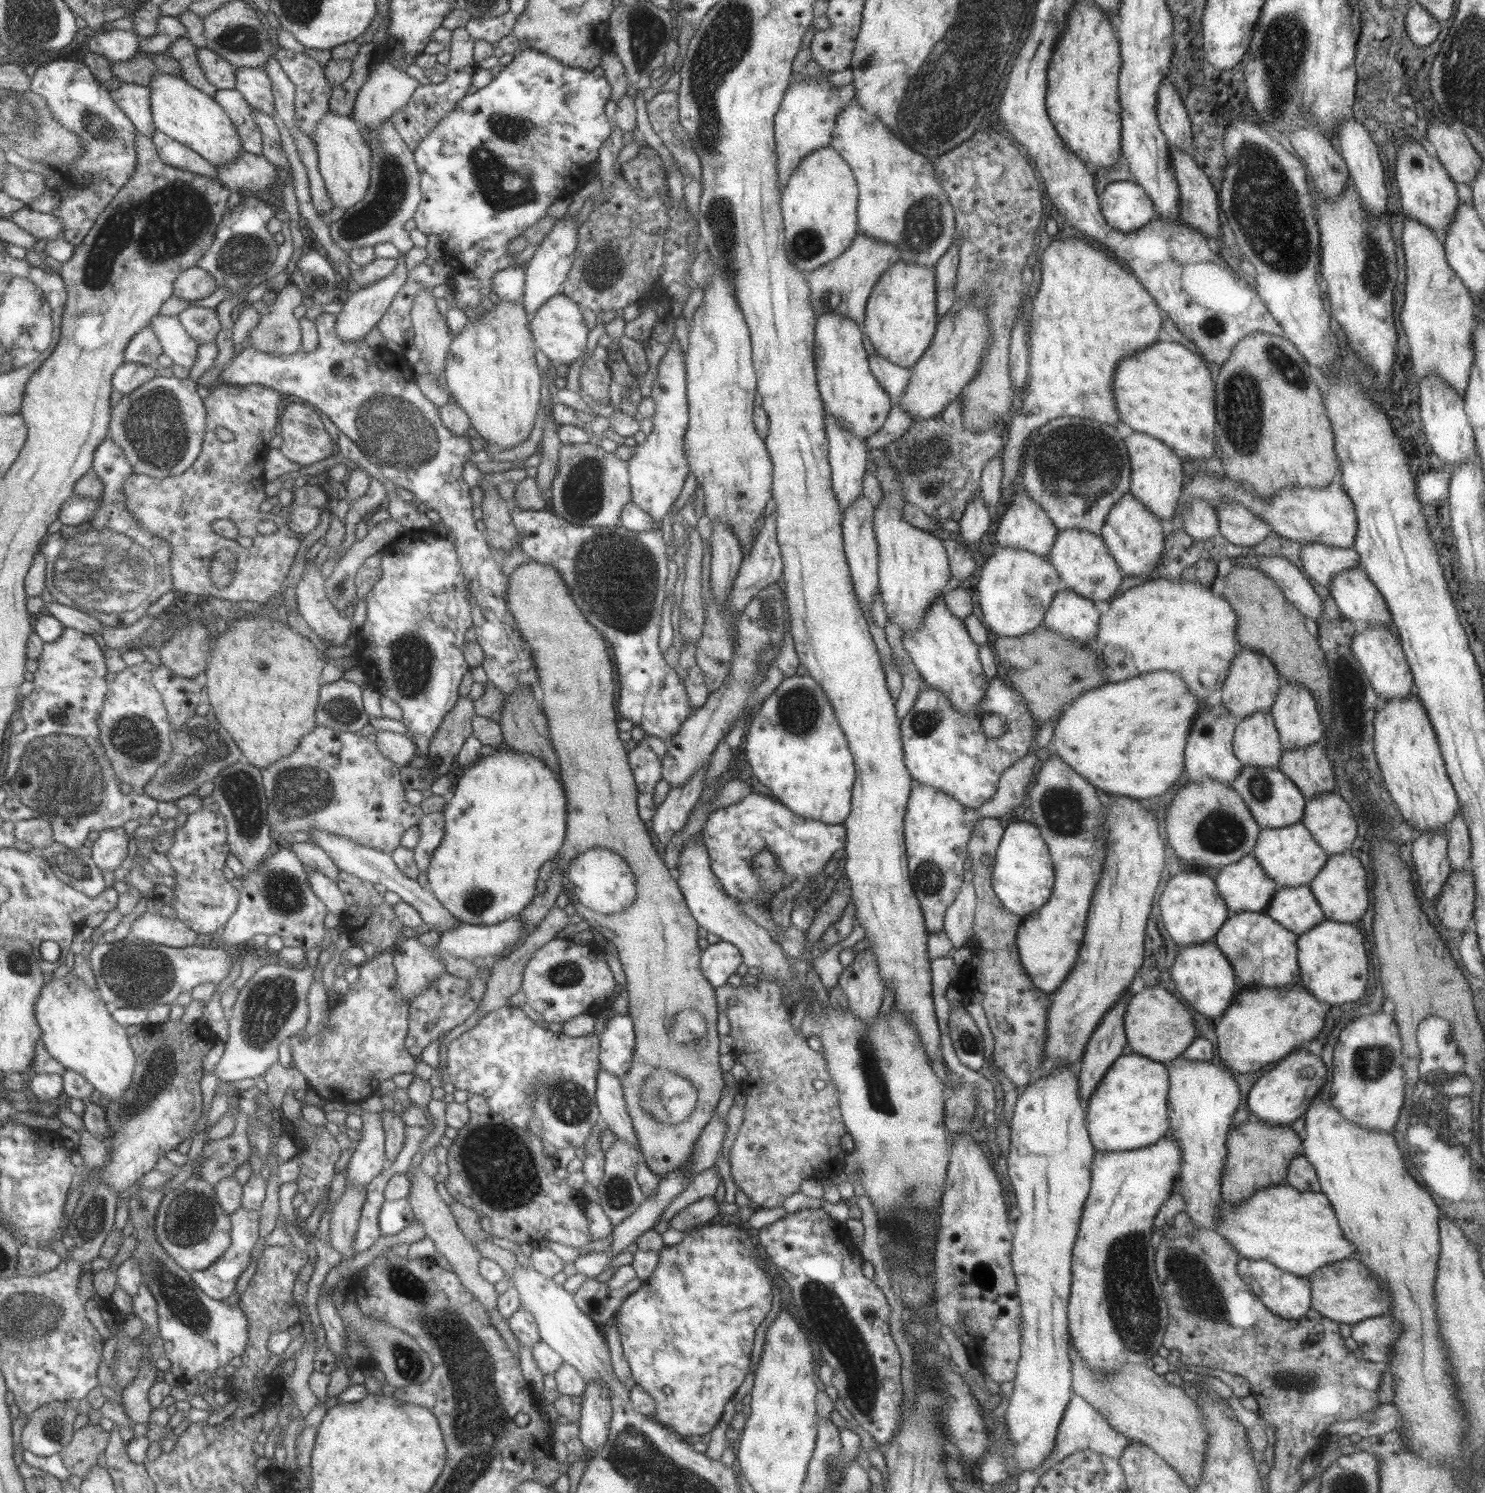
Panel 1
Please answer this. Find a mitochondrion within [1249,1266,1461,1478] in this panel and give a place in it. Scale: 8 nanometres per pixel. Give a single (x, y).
(1298, 1381)

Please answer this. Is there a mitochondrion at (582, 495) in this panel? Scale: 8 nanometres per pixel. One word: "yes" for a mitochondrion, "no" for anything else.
yes

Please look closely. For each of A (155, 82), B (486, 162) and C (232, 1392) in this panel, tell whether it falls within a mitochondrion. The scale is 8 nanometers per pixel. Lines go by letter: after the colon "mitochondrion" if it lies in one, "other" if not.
A: other
B: mitochondrion
C: other

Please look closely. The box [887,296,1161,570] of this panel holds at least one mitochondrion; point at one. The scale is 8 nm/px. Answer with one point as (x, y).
(1075, 464)

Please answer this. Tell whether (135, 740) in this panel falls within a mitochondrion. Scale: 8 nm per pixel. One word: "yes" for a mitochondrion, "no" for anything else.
yes

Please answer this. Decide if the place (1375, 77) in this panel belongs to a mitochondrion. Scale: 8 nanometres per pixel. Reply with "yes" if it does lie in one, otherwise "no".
no

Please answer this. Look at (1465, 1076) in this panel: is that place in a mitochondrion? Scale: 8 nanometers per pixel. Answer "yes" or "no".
no

